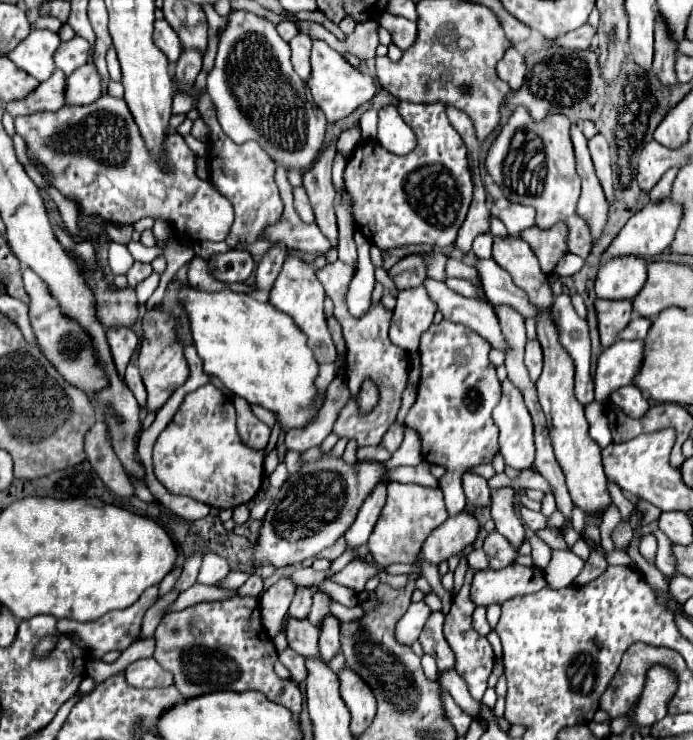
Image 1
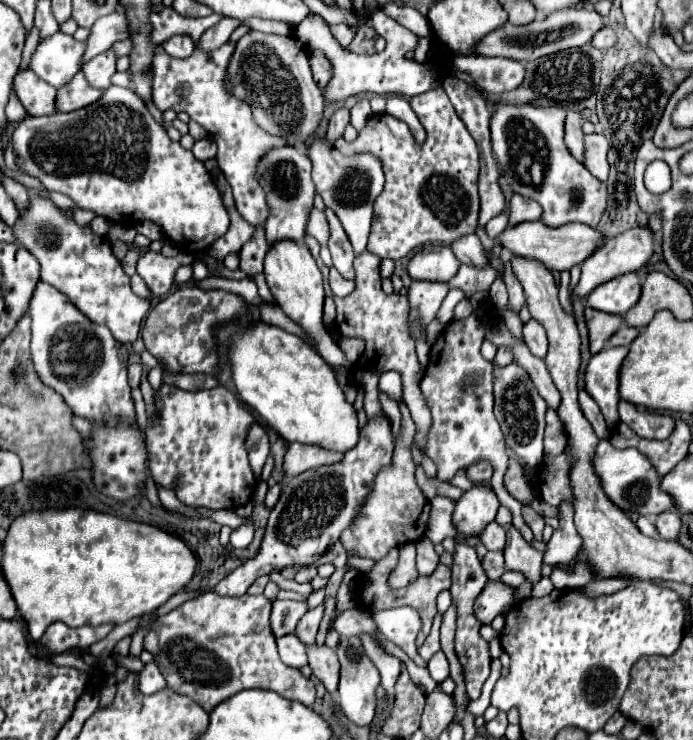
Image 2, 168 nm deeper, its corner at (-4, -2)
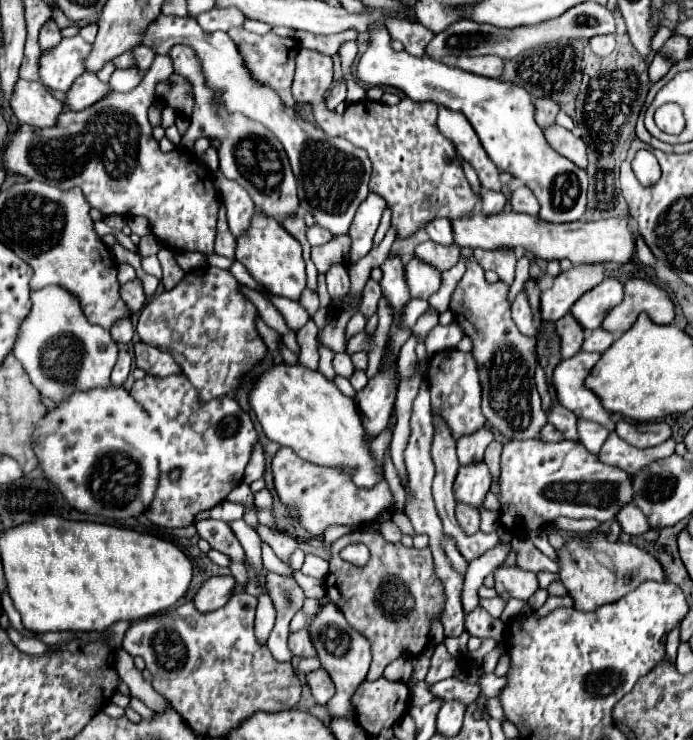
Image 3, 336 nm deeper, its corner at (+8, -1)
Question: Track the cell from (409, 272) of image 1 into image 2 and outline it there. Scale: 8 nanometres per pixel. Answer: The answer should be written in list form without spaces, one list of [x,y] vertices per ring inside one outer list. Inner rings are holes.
[[[448,246],[424,248],[408,262],[408,276],[412,280],[426,282],[448,282],[460,268],[454,252]]]

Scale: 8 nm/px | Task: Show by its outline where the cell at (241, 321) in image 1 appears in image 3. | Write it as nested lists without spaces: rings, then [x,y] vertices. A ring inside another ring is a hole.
[[[274,365],[256,381],[250,393],[250,405],[268,439],[290,447],[300,459],[340,469],[364,489],[370,489],[384,479],[376,457],[372,455],[370,439],[354,399],[346,397],[334,381],[326,379],[320,371],[306,369],[304,365]]]

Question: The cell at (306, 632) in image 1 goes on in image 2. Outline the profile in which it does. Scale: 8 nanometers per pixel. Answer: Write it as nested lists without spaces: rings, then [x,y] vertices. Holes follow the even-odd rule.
[[[306,644],[308,664],[312,668],[312,674],[326,686],[326,690],[334,696],[338,688],[338,658],[336,652],[330,650],[326,644]]]

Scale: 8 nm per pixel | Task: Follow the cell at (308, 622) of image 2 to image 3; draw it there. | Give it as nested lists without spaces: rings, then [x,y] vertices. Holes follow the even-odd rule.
[[[306,629],[290,635],[290,639],[288,639],[288,649],[292,651],[294,657],[316,657],[316,649],[312,647]]]

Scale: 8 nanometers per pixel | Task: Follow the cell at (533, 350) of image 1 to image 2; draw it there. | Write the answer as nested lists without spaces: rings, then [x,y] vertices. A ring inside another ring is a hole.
[[[530,320],[528,324],[524,324],[524,342],[534,356],[538,356],[538,358],[546,356],[546,350],[548,350],[546,332],[536,320]]]

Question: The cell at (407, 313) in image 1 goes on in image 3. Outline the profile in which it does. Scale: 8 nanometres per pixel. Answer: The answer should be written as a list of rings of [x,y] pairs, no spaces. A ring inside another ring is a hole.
[[[412,257],[410,263],[406,265],[406,281],[410,287],[410,295],[416,299],[428,299],[432,293],[436,293],[440,289],[442,283],[442,273],[430,265],[424,263],[418,257]]]

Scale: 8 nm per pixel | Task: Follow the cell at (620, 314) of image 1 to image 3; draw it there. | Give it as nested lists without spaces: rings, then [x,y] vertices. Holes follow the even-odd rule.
[[[570,313],[564,315],[564,319],[560,319],[560,323],[556,323],[556,333],[560,337],[562,359],[568,359],[580,351],[582,341],[584,341],[584,329],[576,323],[576,319],[572,319]]]

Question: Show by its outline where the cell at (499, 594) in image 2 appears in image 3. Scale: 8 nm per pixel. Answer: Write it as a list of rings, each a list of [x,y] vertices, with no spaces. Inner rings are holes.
[[[476,607],[472,613],[466,615],[466,631],[480,639],[492,637],[500,641],[504,633],[504,625],[498,619],[492,619],[482,607]]]

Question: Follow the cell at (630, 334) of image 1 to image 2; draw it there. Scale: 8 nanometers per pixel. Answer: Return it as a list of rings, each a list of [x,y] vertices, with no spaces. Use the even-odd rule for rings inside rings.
[[[622,326],[614,336],[612,336],[612,340],[608,342],[610,346],[626,346],[626,344],[632,344],[632,340],[636,338],[640,334],[640,330],[638,328],[632,328],[632,326]]]

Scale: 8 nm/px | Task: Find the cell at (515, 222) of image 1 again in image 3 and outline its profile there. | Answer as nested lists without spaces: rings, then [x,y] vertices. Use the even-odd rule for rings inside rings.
[[[520,187],[512,193],[512,209],[516,213],[528,213],[528,215],[538,215],[540,211],[540,205],[538,205],[538,199],[534,197],[534,193],[528,189],[528,187]]]

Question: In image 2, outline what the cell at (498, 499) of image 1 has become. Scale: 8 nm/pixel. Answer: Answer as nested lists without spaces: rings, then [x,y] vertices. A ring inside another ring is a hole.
[[[512,524],[506,526],[504,560],[506,560],[506,570],[522,572],[530,582],[536,582],[542,576],[540,574],[540,566],[542,566],[540,552],[532,548]]]

